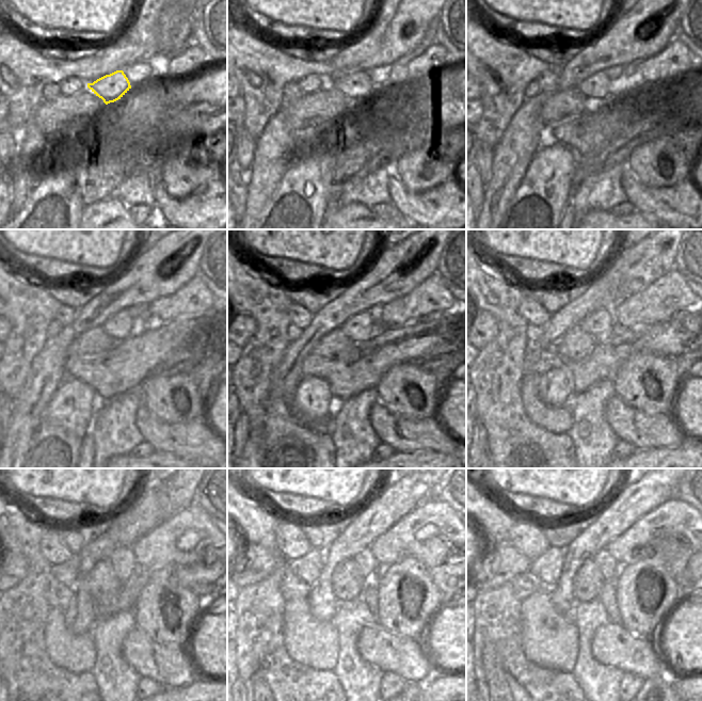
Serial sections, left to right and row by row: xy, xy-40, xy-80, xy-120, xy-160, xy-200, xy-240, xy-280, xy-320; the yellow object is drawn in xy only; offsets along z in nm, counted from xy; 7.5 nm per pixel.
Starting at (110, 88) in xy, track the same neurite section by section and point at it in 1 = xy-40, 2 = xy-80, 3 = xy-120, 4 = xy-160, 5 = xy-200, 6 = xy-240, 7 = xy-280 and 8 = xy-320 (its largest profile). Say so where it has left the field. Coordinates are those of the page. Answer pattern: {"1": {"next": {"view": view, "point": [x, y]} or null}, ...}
{"1": {"next": {"view": "xy-40", "point": [357, 86]}}, "2": {"next": {"view": "xy-80", "point": [599, 89]}}, "3": {"next": {"view": "xy-120", "point": [123, 324]}}, "4": {"next": {"view": "xy-160", "point": [361, 328]}}, "5": {"next": {"view": "xy-200", "point": [600, 324]}}, "6": {"next": {"view": "xy-240", "point": [123, 560]}}, "7": {"next": {"view": "xy-280", "point": [365, 560]}}, "8": {"next": {"view": "xy-320", "point": [608, 567]}}}

